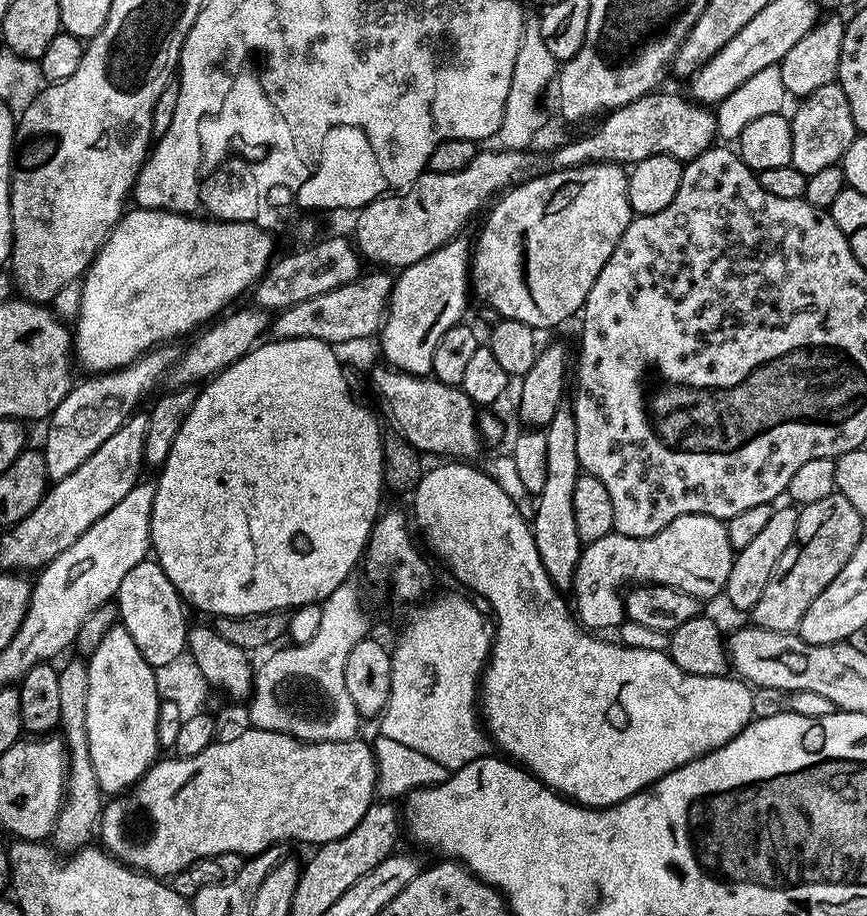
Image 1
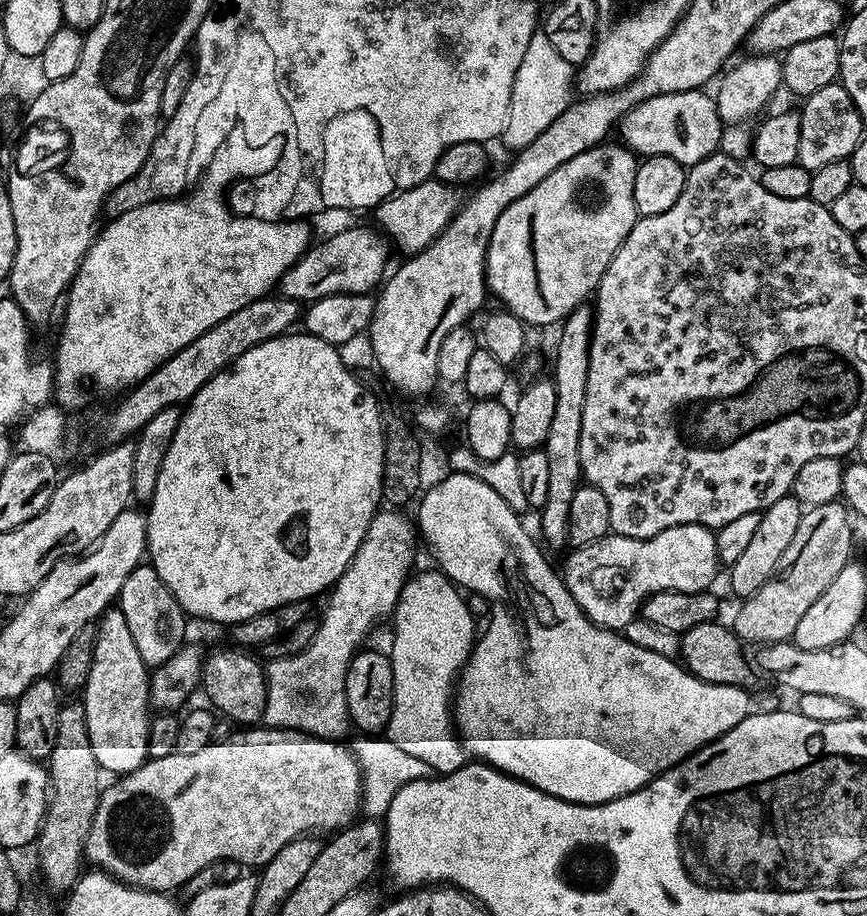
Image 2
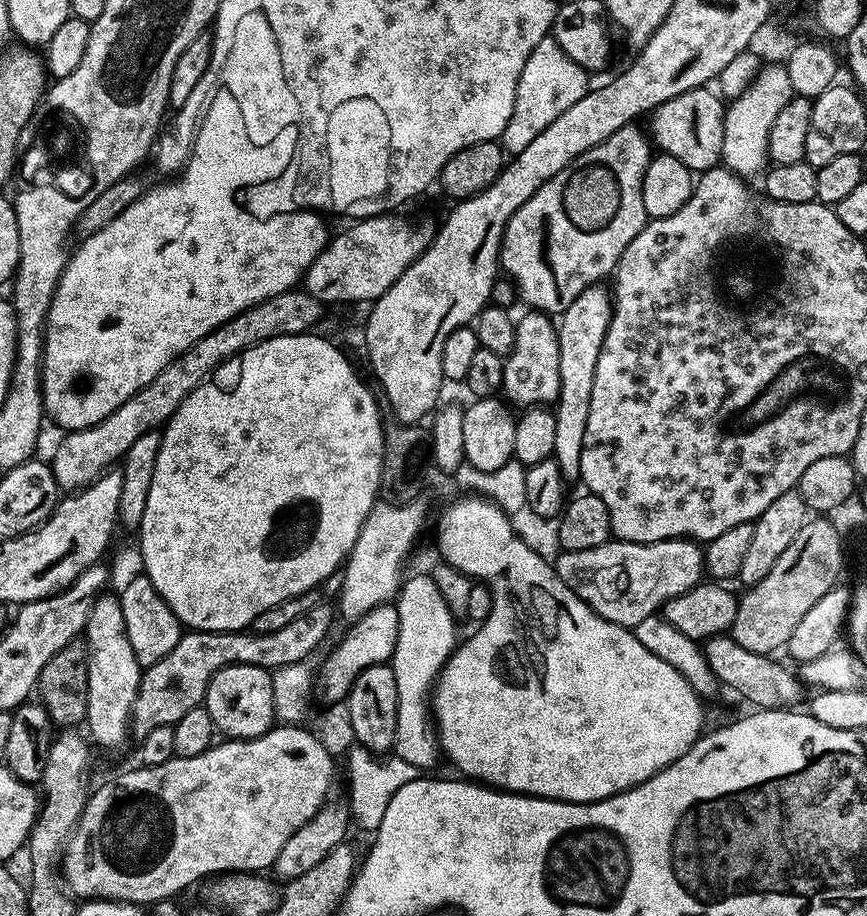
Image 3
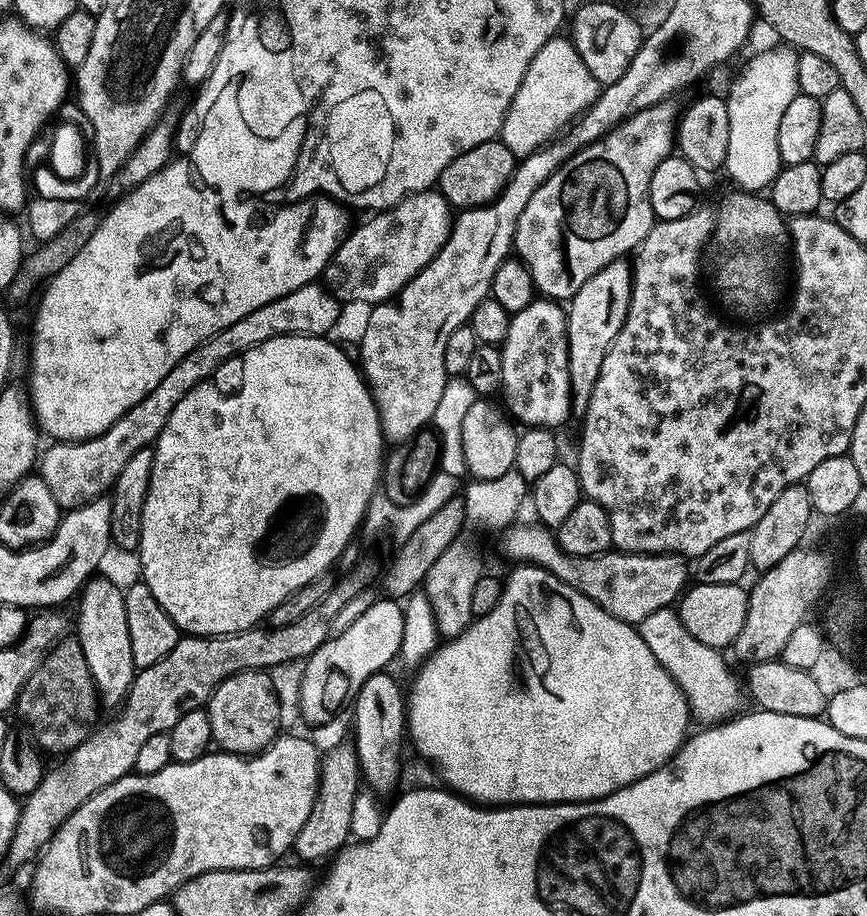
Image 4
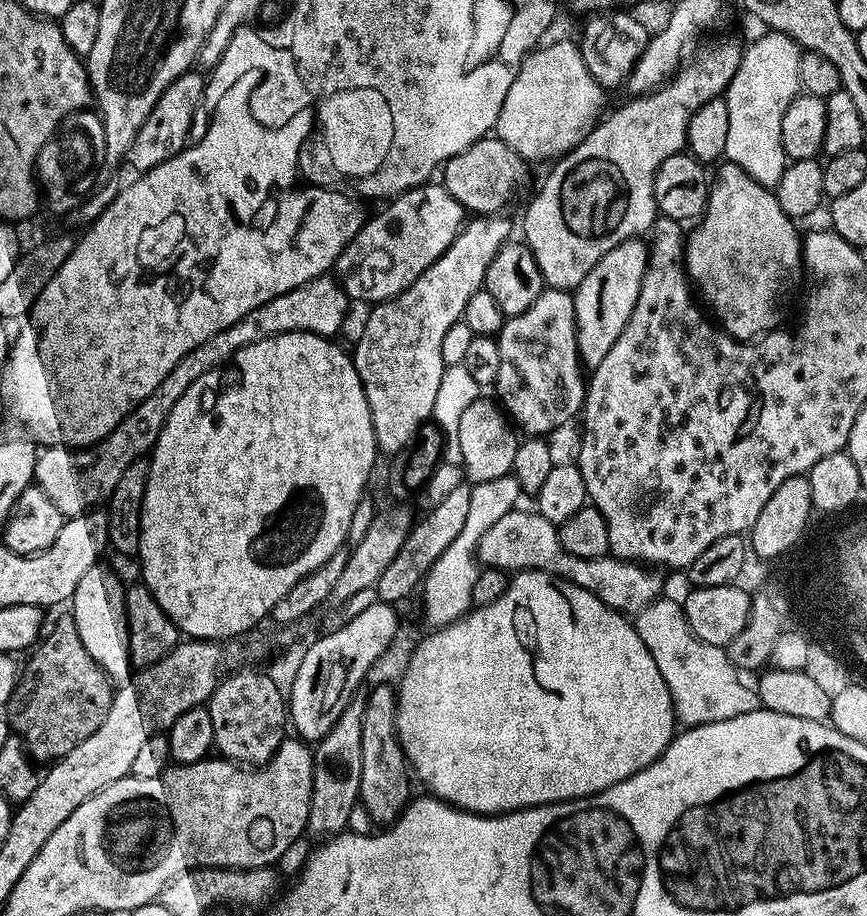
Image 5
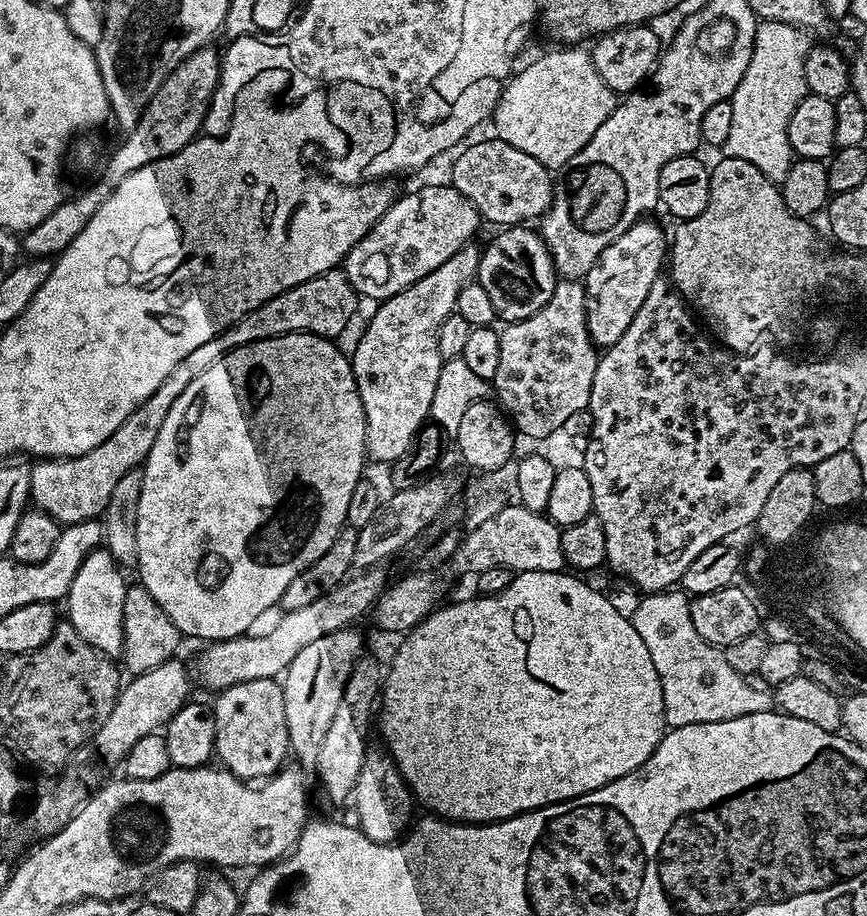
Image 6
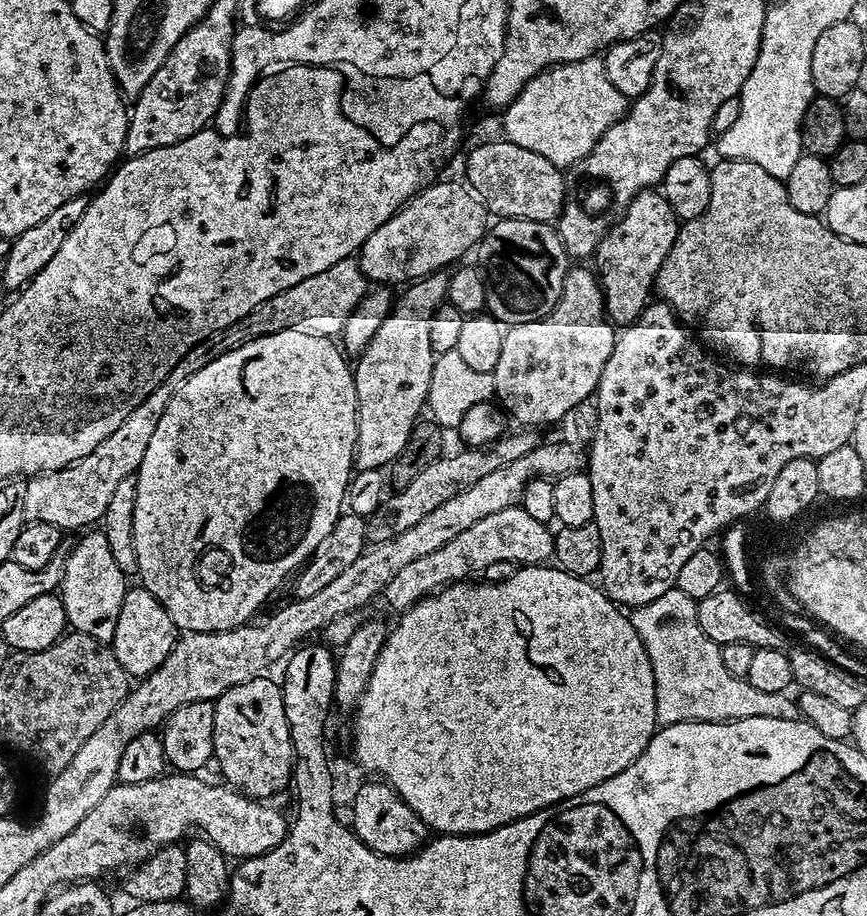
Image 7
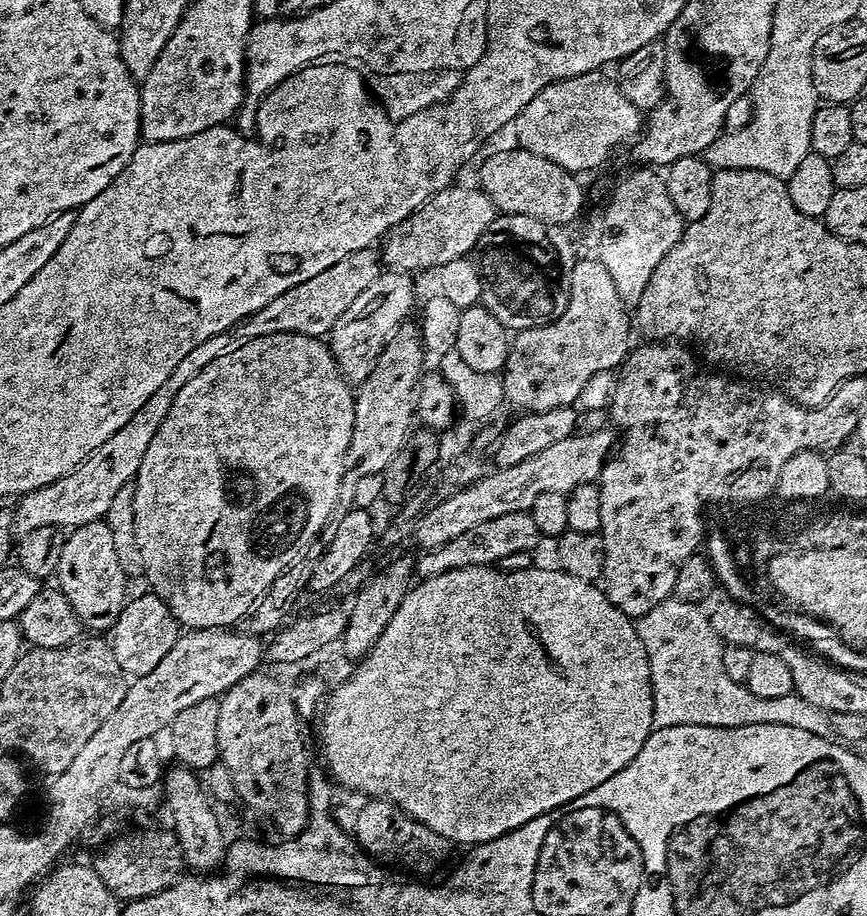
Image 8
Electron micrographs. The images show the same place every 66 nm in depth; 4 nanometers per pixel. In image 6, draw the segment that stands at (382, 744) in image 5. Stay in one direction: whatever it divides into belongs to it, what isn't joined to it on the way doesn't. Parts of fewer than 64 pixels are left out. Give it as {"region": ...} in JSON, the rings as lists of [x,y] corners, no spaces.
{"region":[[[368,751],[362,762],[362,770],[358,774],[358,782],[350,797],[351,807],[358,810],[359,829],[370,842],[379,844],[395,844],[409,831],[413,823],[412,804],[414,797],[412,789],[404,782],[404,776],[387,751]]]}

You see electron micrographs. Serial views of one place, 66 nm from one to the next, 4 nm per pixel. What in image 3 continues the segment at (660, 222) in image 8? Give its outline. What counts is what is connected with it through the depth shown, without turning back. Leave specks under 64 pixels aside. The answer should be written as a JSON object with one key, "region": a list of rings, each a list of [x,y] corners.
{"region":[[[593,286],[582,290],[574,302],[559,317],[556,337],[558,338],[558,374],[560,393],[554,405],[554,450],[552,459],[565,481],[580,480],[582,466],[582,438],[586,438],[586,418],[590,418],[590,390],[594,390],[594,366],[598,366],[598,354],[606,330],[612,321],[613,295],[607,287]]]}

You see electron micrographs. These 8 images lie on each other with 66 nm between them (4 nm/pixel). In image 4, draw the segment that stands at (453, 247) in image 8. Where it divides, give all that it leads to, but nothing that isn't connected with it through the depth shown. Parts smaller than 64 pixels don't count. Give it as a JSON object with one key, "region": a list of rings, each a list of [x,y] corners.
{"region":[[[429,190],[411,192],[405,200],[399,200],[392,208],[385,208],[369,216],[372,217],[365,224],[360,224],[357,228],[355,225],[344,237],[328,267],[324,269],[322,280],[337,297],[344,298],[344,295],[348,295],[352,300],[361,300],[367,306],[375,306],[382,300],[391,300],[397,292],[401,292],[435,258],[452,233],[454,212],[439,190]]]}

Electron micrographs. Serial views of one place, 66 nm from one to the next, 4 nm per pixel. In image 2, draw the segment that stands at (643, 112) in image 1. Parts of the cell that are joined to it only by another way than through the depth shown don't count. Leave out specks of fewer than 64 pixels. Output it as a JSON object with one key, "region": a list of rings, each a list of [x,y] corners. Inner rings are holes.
{"region":[[[707,91],[662,94],[642,102],[624,115],[618,125],[618,136],[625,148],[631,148],[641,157],[665,156],[674,162],[691,166],[702,158],[713,156],[720,147],[725,130],[716,109],[715,99]],[[435,178],[424,180],[418,186],[398,192],[376,205],[375,227],[393,245],[396,243],[404,254],[415,254],[426,250],[426,246],[430,246],[444,233],[448,223],[455,218],[456,212],[460,209],[462,196],[456,192],[459,191],[453,185],[444,184],[441,180]]]}

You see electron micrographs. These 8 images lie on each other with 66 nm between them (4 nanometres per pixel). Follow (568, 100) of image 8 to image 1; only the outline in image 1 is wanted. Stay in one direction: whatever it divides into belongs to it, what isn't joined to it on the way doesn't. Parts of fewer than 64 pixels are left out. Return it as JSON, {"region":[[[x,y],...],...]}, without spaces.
{"region":[[[527,15],[524,21],[522,46],[519,47],[514,73],[510,82],[510,93],[506,98],[506,110],[503,111],[502,126],[497,132],[499,145],[508,149],[528,148],[536,132],[544,122],[540,106],[540,96],[547,84],[555,79],[558,62],[546,48],[541,38],[541,15]]]}

